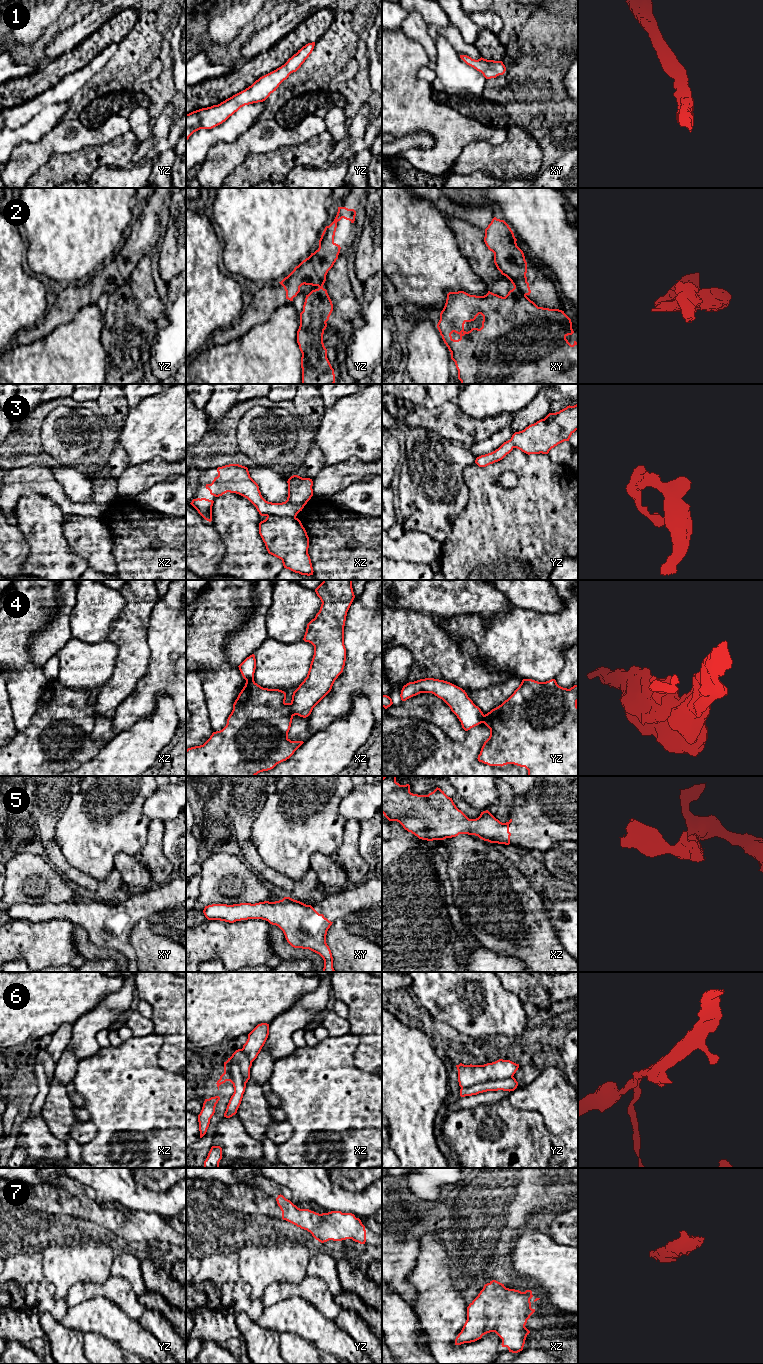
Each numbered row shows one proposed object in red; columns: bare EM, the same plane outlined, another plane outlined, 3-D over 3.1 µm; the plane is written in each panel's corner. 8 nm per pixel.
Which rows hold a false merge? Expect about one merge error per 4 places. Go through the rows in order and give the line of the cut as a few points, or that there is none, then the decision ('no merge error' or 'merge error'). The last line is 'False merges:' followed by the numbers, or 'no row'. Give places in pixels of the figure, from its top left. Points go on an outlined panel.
1: cut none; no merge error
2: cut xy (514, 287), (517, 287), (525, 295); merge error
3: cut xz (266, 515), (295, 517); merge error
4: cut none; no merge error
5: cut none; no merge error
6: cut none; no merge error
7: cut none; no merge error
False merges: 2, 3

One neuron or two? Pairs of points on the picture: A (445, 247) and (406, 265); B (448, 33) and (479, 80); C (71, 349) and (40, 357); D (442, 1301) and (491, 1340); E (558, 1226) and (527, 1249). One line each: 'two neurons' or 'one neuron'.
A: one neuron
B: two neurons
C: one neuron
D: one neuron
E: two neurons

